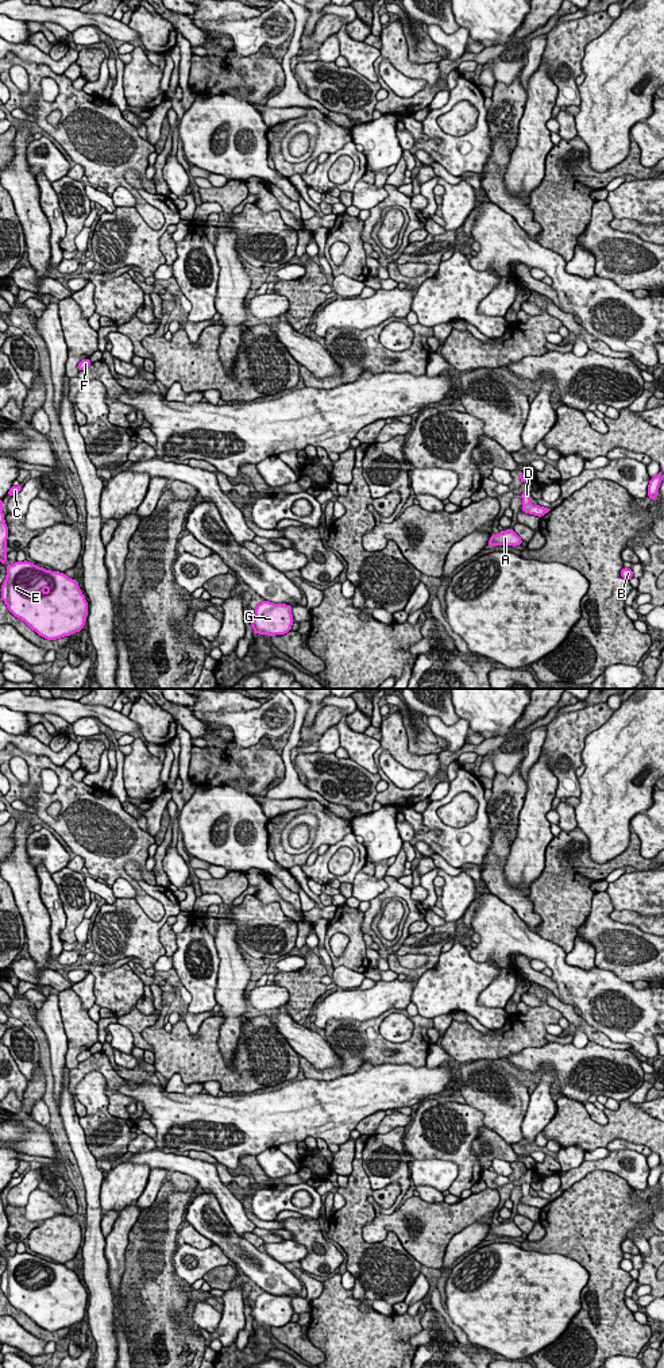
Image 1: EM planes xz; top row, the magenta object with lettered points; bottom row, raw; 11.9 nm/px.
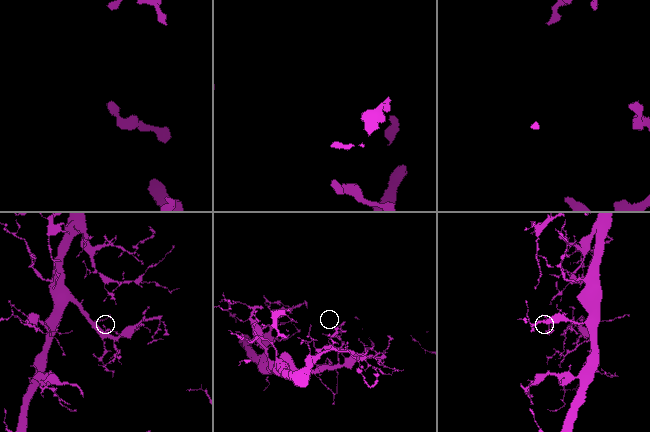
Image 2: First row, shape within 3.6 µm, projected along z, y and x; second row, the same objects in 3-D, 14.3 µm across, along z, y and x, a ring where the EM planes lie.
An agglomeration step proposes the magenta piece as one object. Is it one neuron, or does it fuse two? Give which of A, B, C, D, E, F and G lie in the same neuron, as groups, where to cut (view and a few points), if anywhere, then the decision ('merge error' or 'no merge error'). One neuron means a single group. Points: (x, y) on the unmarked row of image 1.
A B C D E F G; no cut; no merge error

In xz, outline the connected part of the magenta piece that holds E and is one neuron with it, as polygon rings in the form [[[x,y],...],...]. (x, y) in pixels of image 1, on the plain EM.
[[[27,1252],[7,1257],[1,1291],[15,1309],[47,1332],[82,1322],[88,1307],[77,1271]]]

